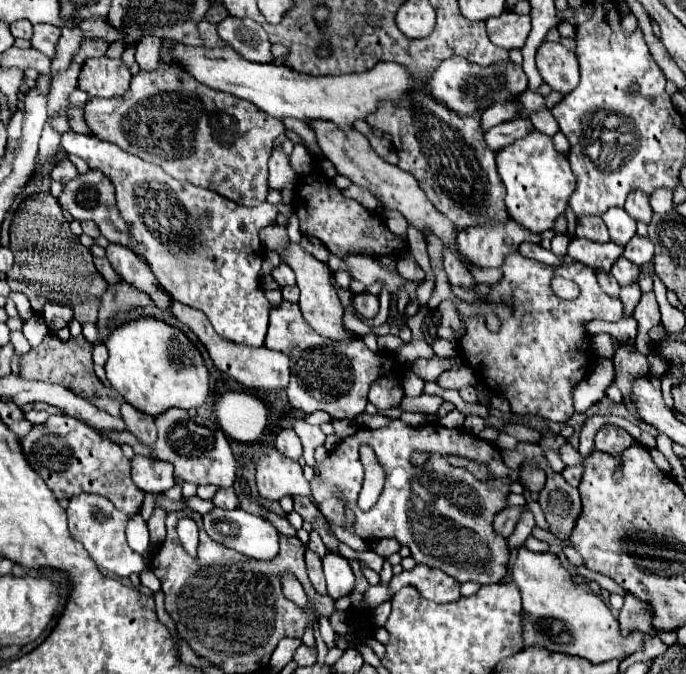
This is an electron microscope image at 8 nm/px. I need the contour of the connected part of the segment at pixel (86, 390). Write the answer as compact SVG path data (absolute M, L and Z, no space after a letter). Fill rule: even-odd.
M48 334L46 342L38 348L32 348L28 354L22 356L20 362L20 376L26 380L40 380L40 382L52 382L52 384L62 384L64 388L72 390L74 394L86 394L86 398L94 398L98 406L102 406L108 414L120 416L120 406L124 402L122 394L118 394L112 388L106 388L98 376L94 373L94 363L92 351L94 344L90 344L81 334L78 337L71 337L68 342L58 340L56 336Z

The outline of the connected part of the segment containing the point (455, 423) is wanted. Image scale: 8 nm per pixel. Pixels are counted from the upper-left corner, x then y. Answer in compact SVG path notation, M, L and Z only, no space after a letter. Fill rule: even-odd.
M453 409L446 416L441 418L440 424L447 428L461 427L468 415L460 412L458 409Z

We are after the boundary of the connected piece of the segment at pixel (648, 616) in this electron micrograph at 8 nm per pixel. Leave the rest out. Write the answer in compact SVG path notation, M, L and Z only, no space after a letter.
M626 594L624 608L620 610L620 616L618 616L620 634L622 636L630 636L632 632L648 634L652 630L652 616L654 616L654 610L650 604L642 602L632 594Z

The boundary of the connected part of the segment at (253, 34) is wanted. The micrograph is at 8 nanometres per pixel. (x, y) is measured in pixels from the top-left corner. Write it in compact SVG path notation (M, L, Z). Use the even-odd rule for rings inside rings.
M228 16L218 24L218 34L246 60L272 62L270 40L258 22L248 18Z

